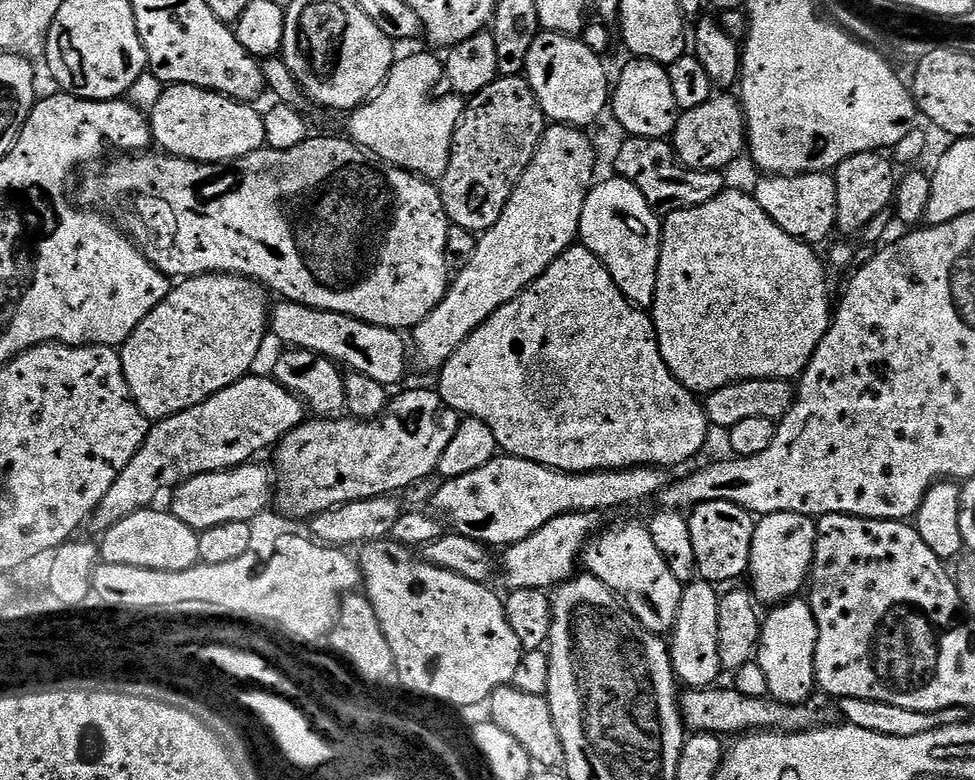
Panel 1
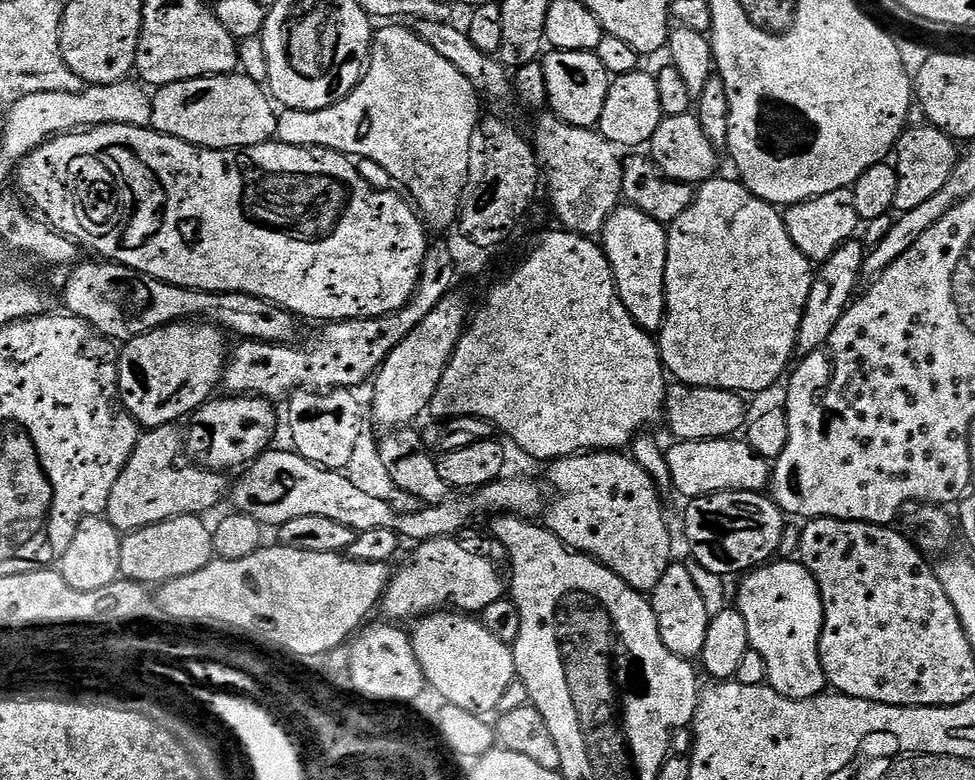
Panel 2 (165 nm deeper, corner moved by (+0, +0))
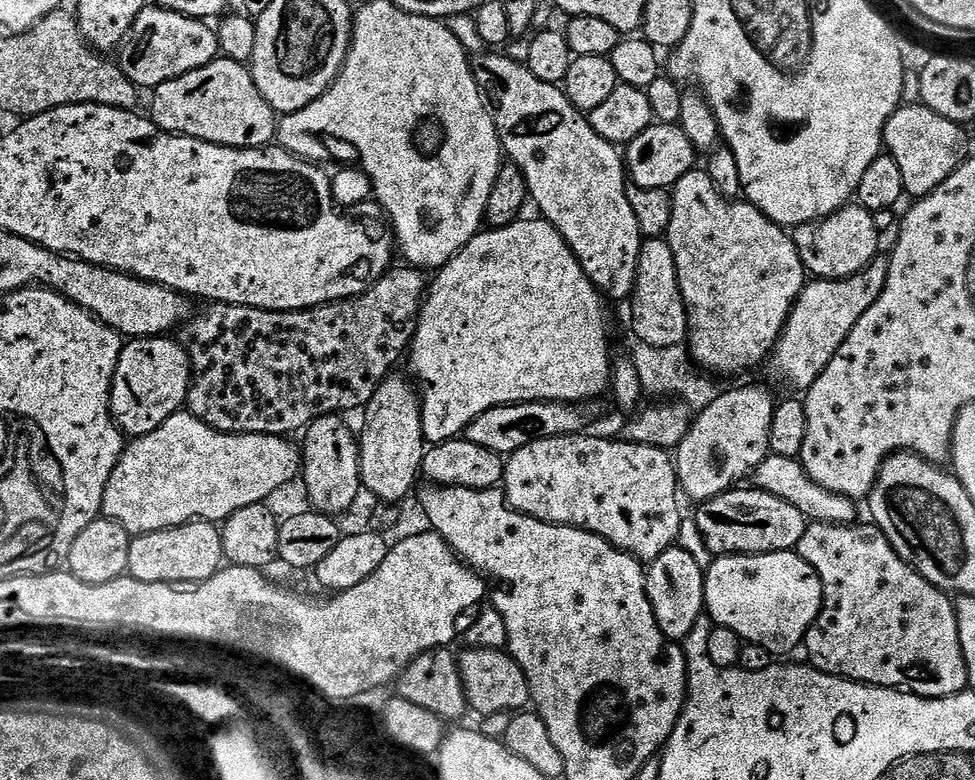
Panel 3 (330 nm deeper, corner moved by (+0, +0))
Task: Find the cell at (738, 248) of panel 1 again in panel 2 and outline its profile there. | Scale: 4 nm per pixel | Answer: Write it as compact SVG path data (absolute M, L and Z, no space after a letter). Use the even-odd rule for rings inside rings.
M713 178L699 185L695 189L692 204L686 210L686 214L678 214L678 218L668 228L668 253L666 254L666 278L664 279L666 310L664 311L664 324L658 333L660 357L667 375L681 384L689 384L695 388L717 388L741 394L764 392L779 382L780 375L782 375L782 380L796 356L796 339L802 324L803 311L806 310L807 298L810 296L814 264L813 261L804 257L802 250L798 250L798 246L794 246L784 225L783 215L773 205L754 196L752 191L745 188L739 179L720 179Z

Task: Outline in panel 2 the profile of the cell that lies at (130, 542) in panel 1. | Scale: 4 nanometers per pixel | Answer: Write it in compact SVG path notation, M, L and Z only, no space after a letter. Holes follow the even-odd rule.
M199 515L175 516L157 524L129 532L120 541L122 560L120 575L145 586L159 586L168 580L194 574L212 563L212 528L204 525Z

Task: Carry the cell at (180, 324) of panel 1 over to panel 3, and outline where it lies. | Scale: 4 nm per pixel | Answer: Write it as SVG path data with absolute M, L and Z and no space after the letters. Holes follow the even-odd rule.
M153 336L125 343L112 379L112 419L129 437L145 436L166 418L185 407L190 383L190 361L183 343Z

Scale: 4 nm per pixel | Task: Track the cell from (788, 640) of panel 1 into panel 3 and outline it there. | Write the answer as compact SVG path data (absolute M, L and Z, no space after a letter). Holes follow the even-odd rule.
M797 551L715 557L704 576L704 604L717 627L734 630L745 643L784 658L803 643L821 610L821 579Z

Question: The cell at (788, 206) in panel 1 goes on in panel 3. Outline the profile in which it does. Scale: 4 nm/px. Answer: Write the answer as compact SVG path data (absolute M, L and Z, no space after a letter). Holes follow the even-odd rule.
M849 202L822 220L797 226L791 237L805 273L822 280L845 280L858 274L881 251L876 220L877 217L859 203Z

